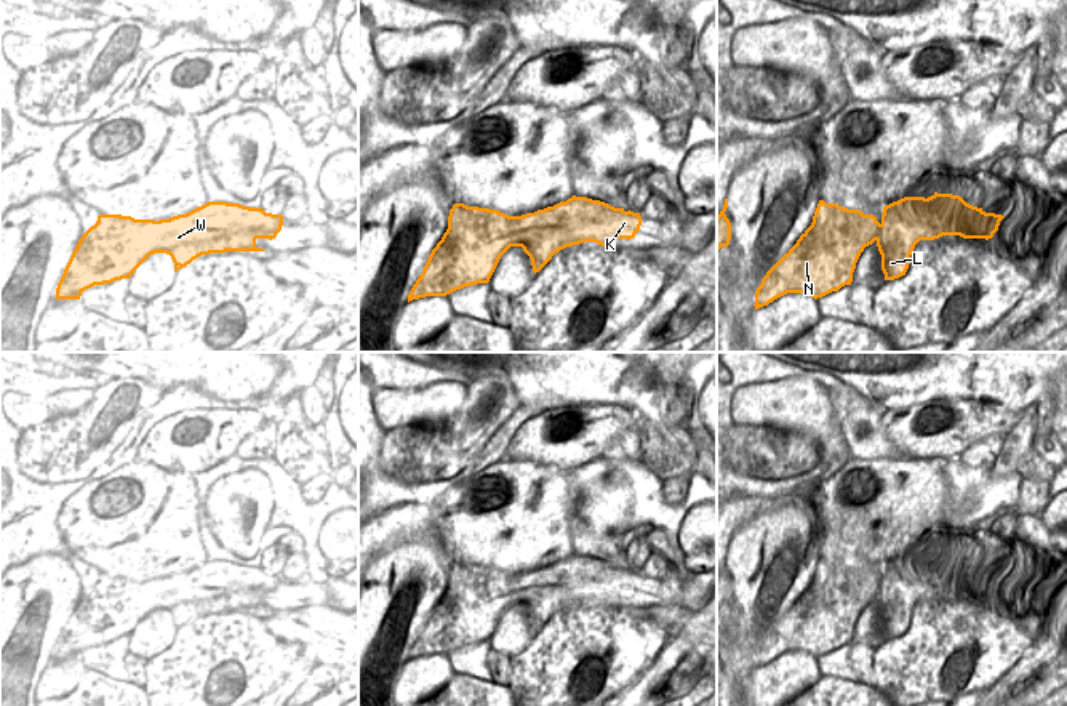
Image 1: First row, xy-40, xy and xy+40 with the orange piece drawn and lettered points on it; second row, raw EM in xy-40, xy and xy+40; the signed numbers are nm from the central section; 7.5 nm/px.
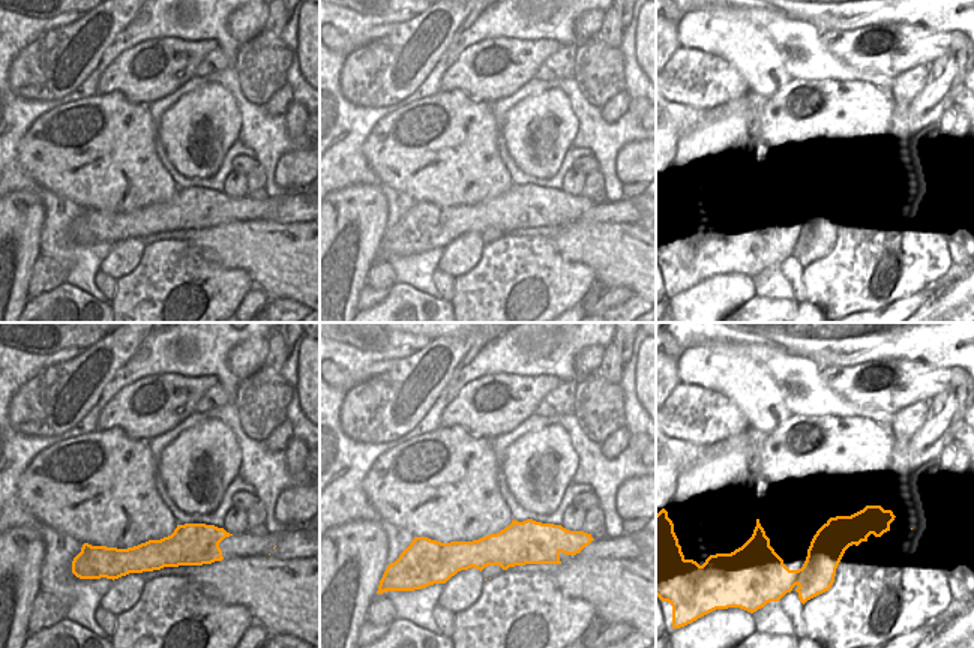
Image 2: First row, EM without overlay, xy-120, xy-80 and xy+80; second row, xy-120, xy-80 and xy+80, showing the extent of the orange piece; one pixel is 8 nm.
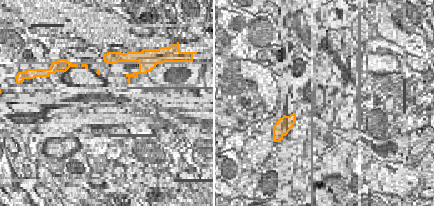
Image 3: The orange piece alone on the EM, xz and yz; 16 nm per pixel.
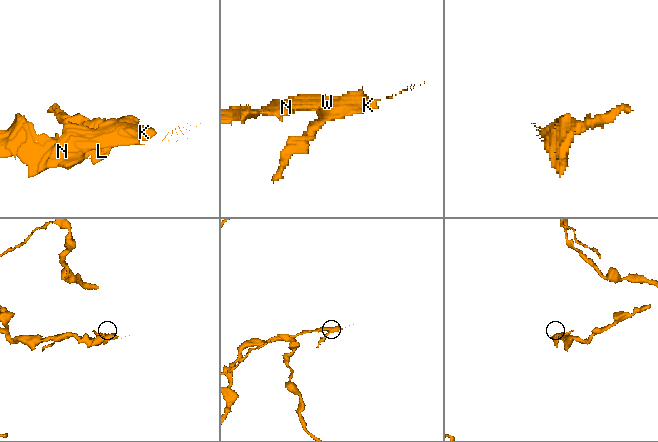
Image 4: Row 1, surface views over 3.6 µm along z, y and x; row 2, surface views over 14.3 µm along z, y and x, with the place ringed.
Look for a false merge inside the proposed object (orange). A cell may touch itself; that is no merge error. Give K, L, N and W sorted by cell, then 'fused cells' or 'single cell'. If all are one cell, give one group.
groups K N W / L; fused cells

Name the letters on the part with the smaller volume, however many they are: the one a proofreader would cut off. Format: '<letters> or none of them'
L

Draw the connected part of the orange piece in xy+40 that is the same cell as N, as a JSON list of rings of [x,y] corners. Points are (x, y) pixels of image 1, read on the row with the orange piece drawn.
[[[819,200],[811,226],[761,279],[755,291],[755,311],[787,293],[806,293],[817,299],[851,285],[856,263],[864,248],[877,240],[883,219],[885,213],[878,223],[873,215]]]

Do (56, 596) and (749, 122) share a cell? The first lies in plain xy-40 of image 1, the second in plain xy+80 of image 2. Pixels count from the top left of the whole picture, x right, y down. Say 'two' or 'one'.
two

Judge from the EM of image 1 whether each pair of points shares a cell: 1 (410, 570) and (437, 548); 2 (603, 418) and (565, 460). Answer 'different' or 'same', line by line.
1: different
2: same

